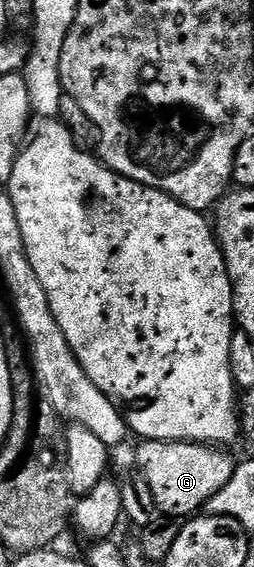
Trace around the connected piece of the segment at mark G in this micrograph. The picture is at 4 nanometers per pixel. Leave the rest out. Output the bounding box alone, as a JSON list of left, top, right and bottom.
[137,441,235,516]

